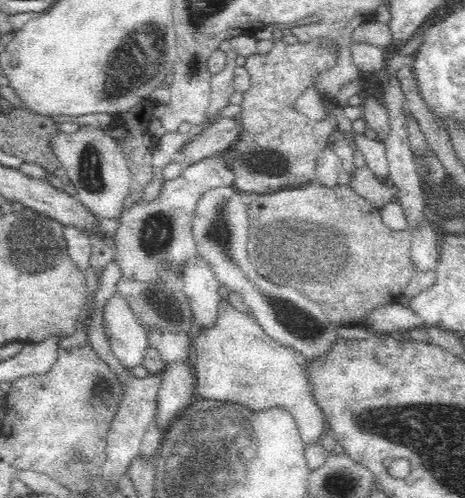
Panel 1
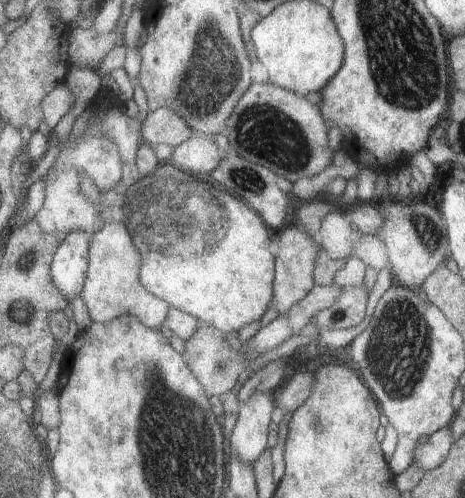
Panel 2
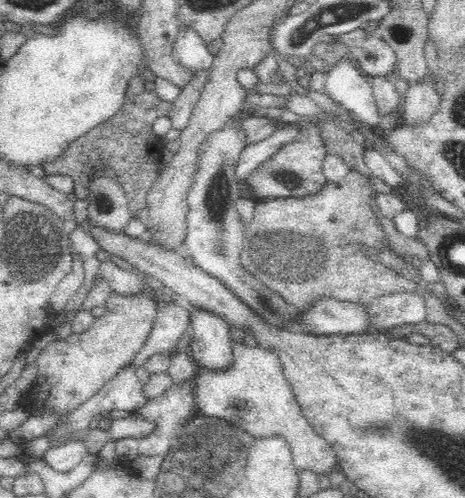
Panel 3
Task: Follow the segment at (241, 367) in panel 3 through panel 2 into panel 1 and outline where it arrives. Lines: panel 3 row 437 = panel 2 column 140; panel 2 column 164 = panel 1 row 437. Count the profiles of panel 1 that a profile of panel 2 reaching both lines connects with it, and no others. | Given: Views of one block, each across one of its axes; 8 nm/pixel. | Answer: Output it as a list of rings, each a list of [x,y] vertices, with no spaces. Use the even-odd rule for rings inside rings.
[[[220,302],[218,318],[214,326],[208,326],[196,334],[192,340],[192,368],[196,374],[196,394],[210,402],[230,402],[232,406],[244,404],[252,410],[270,410],[270,408],[284,408],[296,422],[304,444],[316,442],[324,434],[326,418],[318,408],[314,394],[310,390],[310,382],[306,378],[306,370],[302,368],[302,358],[290,346],[284,346],[270,338],[264,328],[256,322],[252,314],[242,314],[230,306],[230,302]]]

